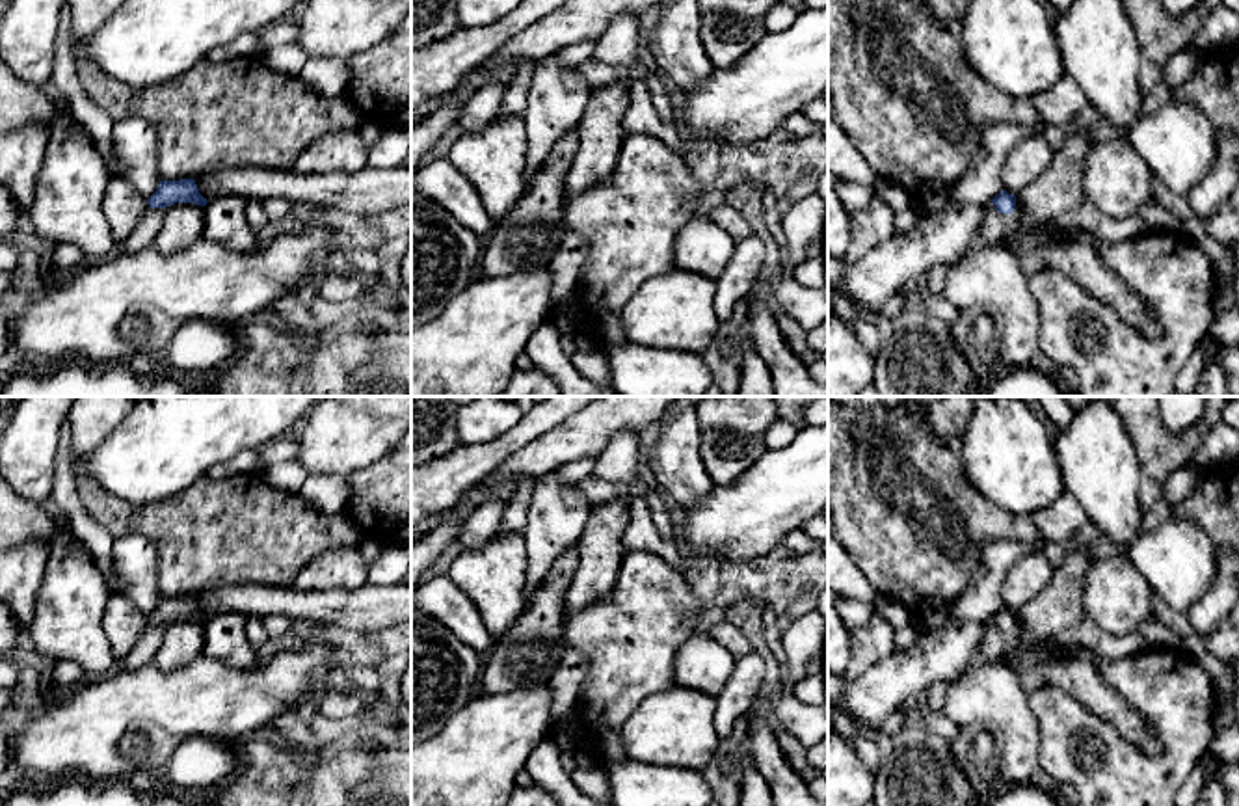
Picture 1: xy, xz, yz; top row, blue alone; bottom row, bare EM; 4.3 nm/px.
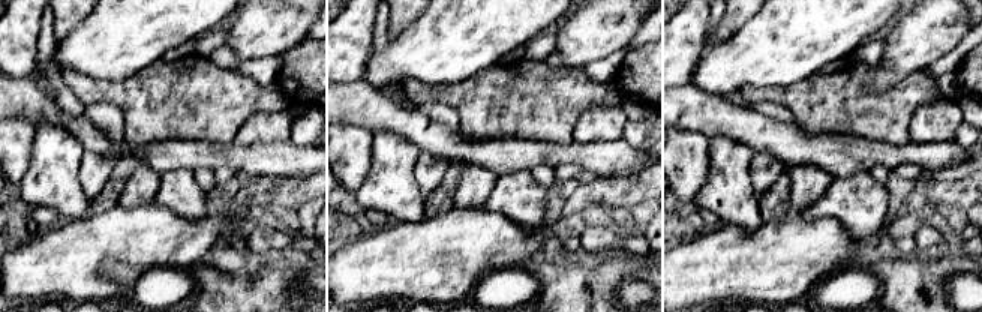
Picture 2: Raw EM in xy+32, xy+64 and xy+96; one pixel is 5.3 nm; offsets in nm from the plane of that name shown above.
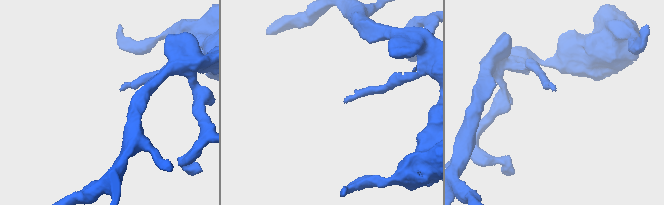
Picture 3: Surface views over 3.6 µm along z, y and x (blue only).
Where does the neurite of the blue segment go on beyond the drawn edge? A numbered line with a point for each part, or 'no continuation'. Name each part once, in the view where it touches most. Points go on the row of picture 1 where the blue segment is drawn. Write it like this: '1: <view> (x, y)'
1: yz (1076, 255)

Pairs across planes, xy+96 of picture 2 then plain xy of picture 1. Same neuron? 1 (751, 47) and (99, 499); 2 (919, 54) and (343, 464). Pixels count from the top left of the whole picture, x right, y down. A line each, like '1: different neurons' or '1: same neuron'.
1: different neurons
2: same neuron

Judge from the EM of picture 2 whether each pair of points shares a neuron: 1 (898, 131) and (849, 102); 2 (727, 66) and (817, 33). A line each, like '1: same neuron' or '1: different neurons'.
1: same neuron
2: same neuron

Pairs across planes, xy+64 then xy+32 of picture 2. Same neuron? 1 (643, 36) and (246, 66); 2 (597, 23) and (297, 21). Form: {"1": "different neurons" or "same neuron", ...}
{"1": "same neuron", "2": "same neuron"}

